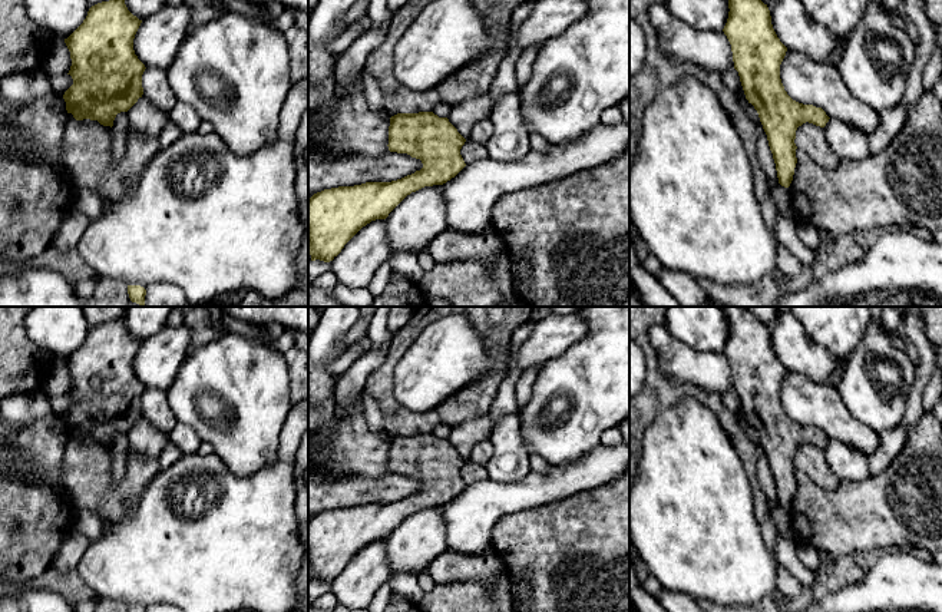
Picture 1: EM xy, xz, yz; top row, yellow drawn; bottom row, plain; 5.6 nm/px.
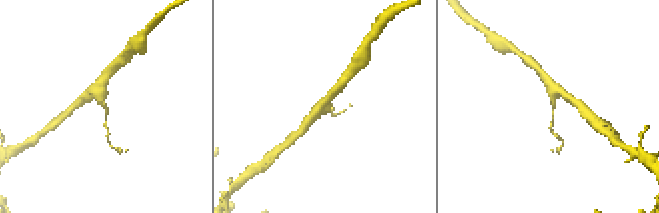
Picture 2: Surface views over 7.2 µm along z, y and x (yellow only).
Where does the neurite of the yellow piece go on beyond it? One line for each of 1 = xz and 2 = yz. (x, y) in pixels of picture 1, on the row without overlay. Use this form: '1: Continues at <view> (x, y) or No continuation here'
1: No continuation here
2: No continuation here

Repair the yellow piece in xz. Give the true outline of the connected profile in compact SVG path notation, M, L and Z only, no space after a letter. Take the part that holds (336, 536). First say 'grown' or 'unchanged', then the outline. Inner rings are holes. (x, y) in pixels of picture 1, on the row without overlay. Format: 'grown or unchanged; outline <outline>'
unchanged; outline M433 433L391 437L389 472L420 480L423 489L391 503L366 503L314 515L308 520L311 582L333 582L363 548L386 540L407 516L455 499L466 487L460 476L465 463L447 439Z

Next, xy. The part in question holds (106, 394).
unchanged; outline M120 317L92 327L83 344L65 360L73 406L63 420L76 441L97 441L112 449L116 436L142 419L146 388L133 371L141 344Z

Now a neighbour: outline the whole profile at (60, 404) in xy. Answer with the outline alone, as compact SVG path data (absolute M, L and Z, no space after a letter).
M50 396L49 398L53 416L63 417L65 413L73 406L70 396Z

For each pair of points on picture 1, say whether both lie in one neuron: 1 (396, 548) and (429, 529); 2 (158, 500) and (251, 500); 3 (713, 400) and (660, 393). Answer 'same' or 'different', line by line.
1: same
2: same
3: same

